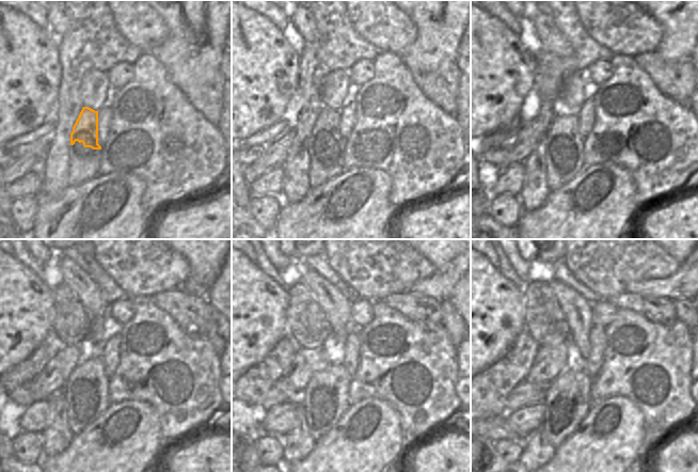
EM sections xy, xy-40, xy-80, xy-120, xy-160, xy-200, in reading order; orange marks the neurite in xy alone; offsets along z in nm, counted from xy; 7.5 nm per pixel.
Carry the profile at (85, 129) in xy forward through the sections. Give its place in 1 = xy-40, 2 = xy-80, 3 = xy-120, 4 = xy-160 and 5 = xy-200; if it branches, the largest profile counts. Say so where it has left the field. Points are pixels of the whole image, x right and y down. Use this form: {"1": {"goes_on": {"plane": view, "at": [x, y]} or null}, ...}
{"1": {"goes_on": {"plane": "xy-40", "at": [326, 129]}}, "2": {"goes_on": {"plane": "xy-80", "at": [564, 129]}}, "3": {"goes_on": {"plane": "xy-120", "at": [89, 370]}}, "4": {"goes_on": {"plane": "xy-160", "at": [330, 373]}}, "5": {"goes_on": {"plane": "xy-200", "at": [568, 375]}}}

